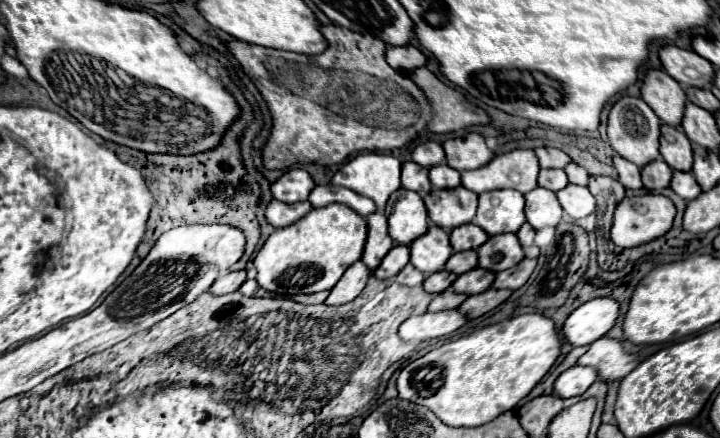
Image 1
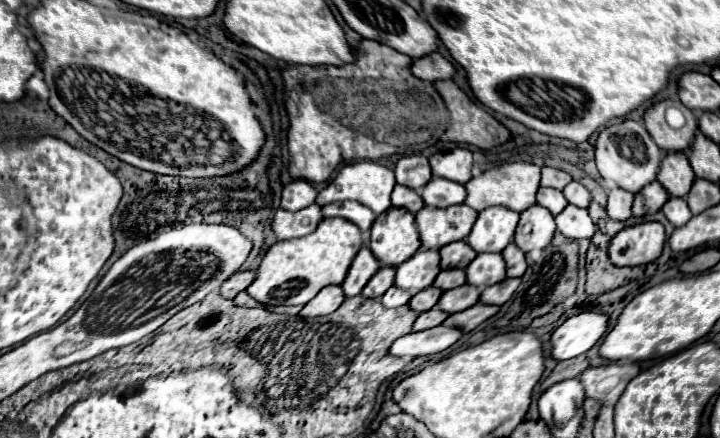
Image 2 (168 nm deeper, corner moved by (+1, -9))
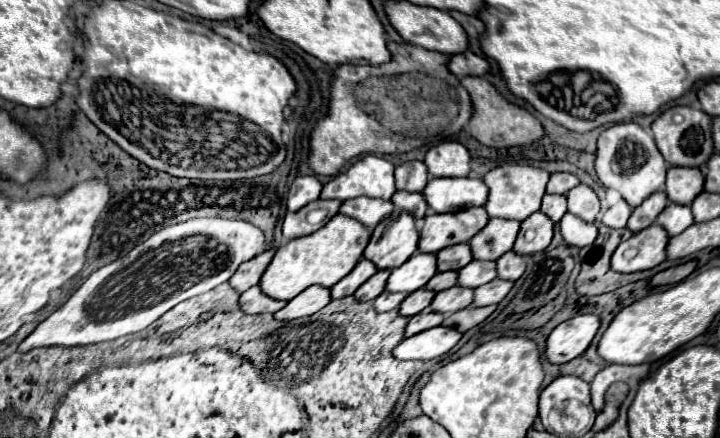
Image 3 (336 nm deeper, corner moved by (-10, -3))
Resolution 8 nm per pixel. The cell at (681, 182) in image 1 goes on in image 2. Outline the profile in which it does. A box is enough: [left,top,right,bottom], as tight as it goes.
[662,197,692,227]

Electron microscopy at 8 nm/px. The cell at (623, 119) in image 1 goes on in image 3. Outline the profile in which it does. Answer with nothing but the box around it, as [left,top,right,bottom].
[597,123,669,209]

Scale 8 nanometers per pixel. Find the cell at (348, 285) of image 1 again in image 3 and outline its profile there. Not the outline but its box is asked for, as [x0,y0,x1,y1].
[273,285,331,321]

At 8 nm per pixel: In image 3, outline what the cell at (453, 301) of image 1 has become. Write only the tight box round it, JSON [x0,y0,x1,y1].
[405,311,445,337]

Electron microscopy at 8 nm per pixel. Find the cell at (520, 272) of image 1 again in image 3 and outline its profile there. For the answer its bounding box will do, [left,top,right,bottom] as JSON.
[473,279,513,307]

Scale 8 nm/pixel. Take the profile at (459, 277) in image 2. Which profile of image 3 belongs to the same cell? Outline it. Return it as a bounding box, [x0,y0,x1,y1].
[425,271,457,293]

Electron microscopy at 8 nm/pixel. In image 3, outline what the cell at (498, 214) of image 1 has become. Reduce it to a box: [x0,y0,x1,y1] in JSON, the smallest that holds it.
[469,219,521,261]

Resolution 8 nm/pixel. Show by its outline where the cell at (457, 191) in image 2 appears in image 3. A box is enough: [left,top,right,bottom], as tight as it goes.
[423,177,489,213]

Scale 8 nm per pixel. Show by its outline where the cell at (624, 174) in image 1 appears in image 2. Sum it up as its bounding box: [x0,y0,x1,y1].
[606,187,634,221]

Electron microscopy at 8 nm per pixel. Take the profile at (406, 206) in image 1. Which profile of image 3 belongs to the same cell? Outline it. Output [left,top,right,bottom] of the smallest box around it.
[363,209,419,269]

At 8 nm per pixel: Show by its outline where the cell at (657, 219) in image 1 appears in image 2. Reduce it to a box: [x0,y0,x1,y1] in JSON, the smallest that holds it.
[608,221,666,267]

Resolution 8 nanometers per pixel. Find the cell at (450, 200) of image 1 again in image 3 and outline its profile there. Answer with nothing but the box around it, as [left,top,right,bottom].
[419,207,489,253]

